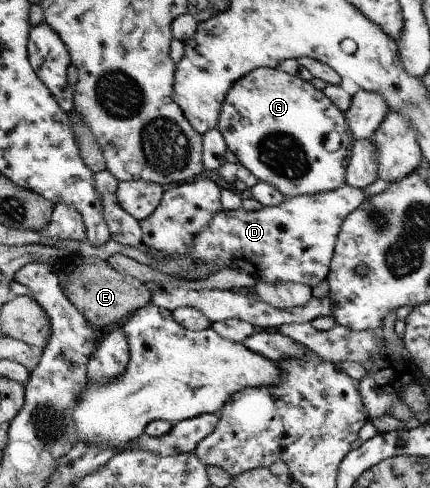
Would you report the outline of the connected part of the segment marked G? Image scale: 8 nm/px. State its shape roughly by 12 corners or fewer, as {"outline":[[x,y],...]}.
{"outline":[[256,68],[216,129],[286,198],[344,186],[356,143],[324,91]]}

